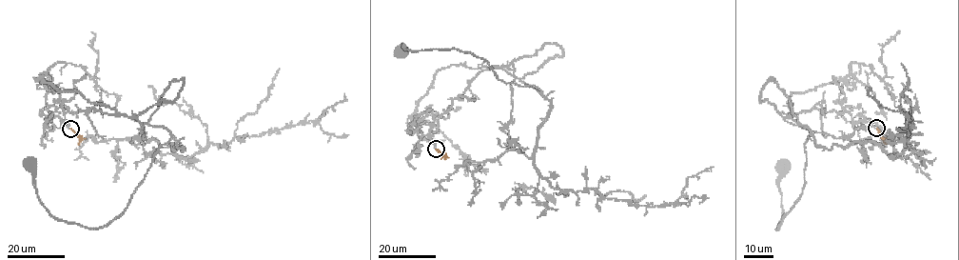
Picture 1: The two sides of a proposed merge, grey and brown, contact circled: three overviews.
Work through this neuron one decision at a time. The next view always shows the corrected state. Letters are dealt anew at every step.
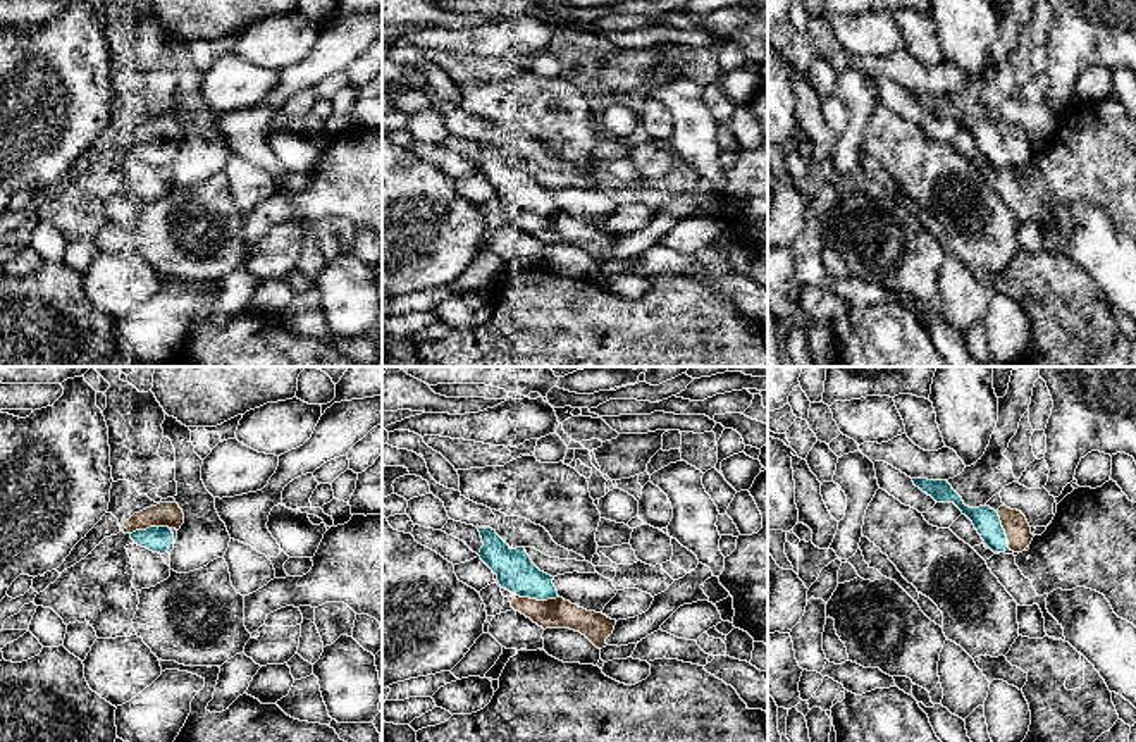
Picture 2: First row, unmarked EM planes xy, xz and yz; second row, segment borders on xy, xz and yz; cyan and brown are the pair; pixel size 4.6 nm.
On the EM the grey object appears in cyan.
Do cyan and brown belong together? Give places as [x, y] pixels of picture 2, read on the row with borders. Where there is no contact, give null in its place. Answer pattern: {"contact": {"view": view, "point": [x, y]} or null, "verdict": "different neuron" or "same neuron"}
{"contact": {"view": "xz", "point": [537, 599]}, "verdict": "same neuron"}

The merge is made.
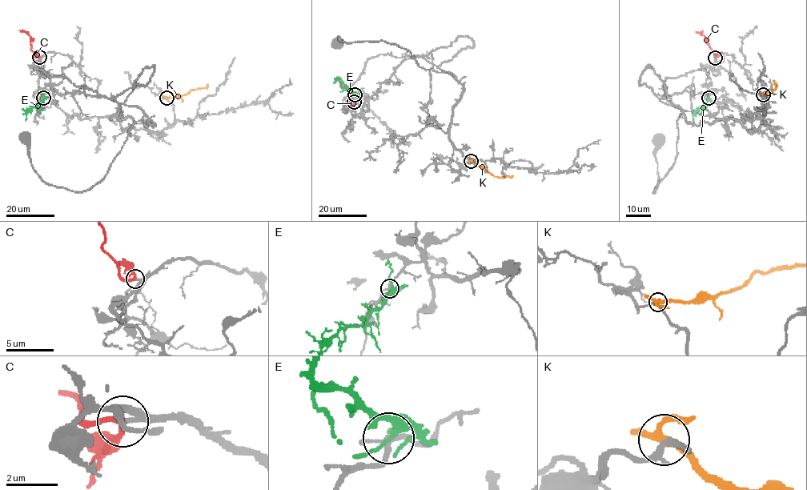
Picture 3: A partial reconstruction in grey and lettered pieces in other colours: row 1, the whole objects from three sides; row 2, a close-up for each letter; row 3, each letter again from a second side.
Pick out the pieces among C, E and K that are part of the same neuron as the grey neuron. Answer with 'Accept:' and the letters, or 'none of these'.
Accept: C

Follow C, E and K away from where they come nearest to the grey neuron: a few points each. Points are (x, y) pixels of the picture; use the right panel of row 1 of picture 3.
C: (715, 58), (701, 32), (696, 32)
E: (708, 98), (693, 114), (694, 121)
K: (763, 94), (776, 87), (773, 80)

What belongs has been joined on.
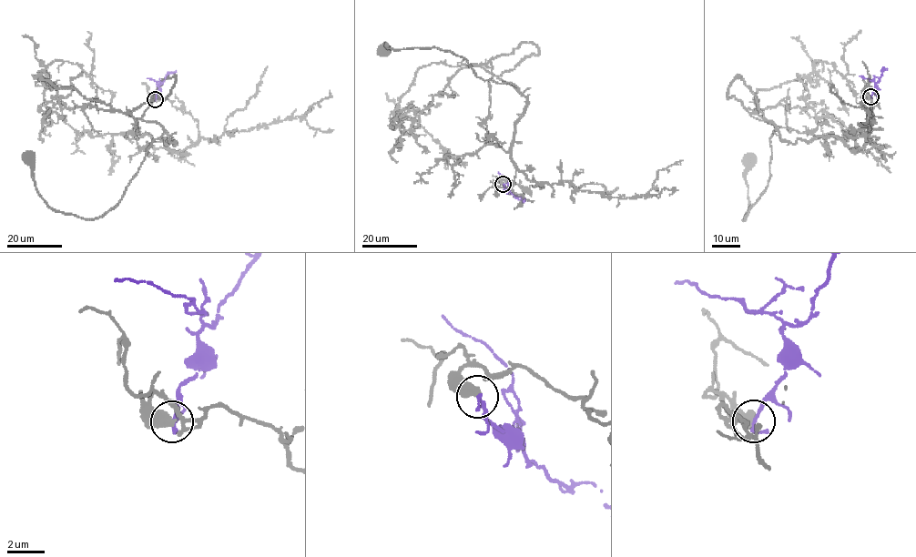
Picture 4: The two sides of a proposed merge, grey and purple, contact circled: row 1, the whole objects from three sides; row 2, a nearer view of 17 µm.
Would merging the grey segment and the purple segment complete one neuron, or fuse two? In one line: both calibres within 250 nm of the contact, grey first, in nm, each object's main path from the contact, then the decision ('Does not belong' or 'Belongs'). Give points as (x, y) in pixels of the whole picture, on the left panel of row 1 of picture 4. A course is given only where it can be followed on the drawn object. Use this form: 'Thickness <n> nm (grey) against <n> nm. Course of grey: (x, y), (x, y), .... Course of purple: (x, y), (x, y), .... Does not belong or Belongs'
Thickness 550 nm (grey) against 220 nm. Course of grey: (155, 99), (196, 119), (198, 139), (170, 151), (165, 131), (101, 216), (53, 210), (29, 158). Course of purple: (155, 99), (158, 86), (176, 70). Does not belong

